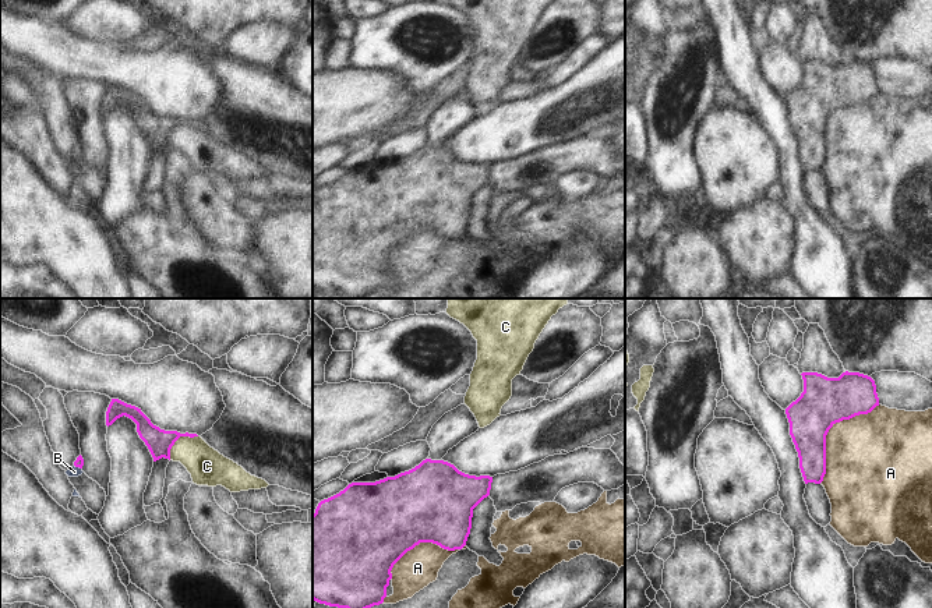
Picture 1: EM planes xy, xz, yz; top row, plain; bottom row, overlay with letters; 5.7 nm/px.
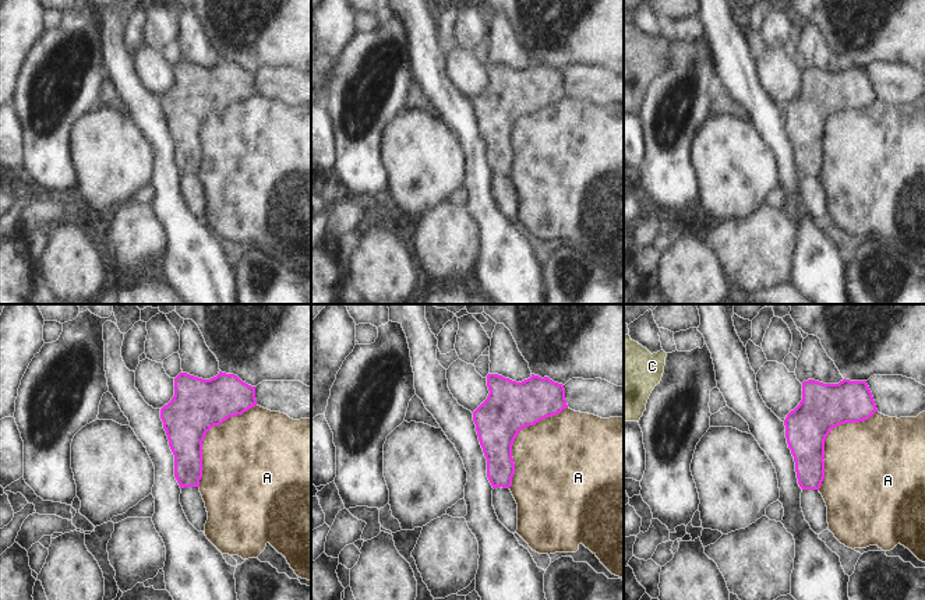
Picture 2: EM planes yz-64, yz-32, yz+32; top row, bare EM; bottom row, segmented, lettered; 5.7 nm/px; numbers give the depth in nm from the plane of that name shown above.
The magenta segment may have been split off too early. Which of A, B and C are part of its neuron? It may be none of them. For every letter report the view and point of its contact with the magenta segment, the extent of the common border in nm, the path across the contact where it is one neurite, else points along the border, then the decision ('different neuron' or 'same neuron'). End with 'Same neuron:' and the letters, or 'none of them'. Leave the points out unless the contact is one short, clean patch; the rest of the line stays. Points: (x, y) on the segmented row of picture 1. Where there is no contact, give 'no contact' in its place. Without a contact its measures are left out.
A: yz (828, 431) | 550 nm | different neuron
B: xy (78, 466) | 50 nm | across xy (80, 462), (78, 466), (74, 472) | same neuron
C: xy (177, 438) | 220 nm | along xy (197, 435), (180, 437), (172, 446), (169, 459) | different neuron
Same neuron: B

